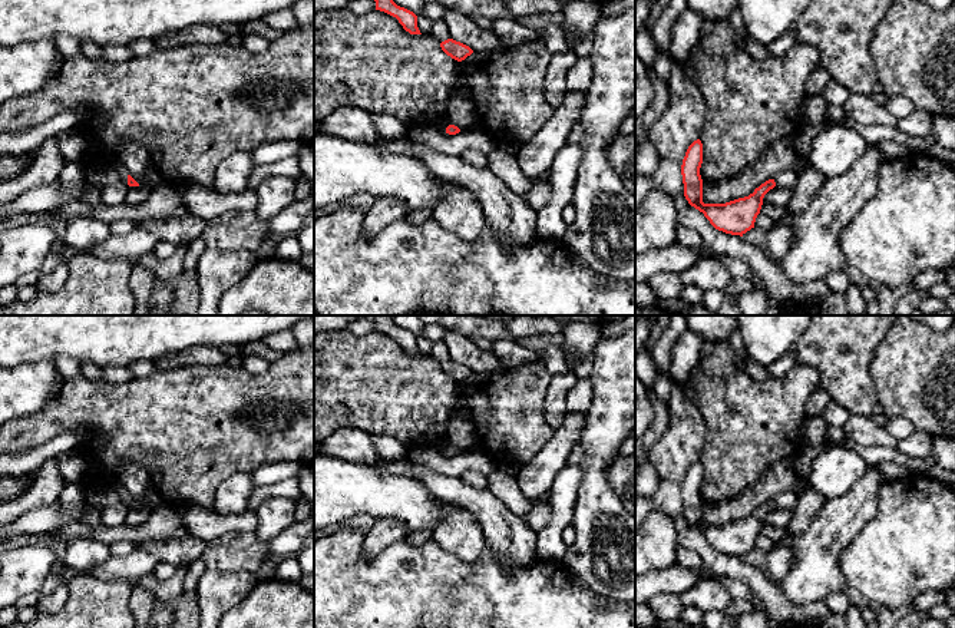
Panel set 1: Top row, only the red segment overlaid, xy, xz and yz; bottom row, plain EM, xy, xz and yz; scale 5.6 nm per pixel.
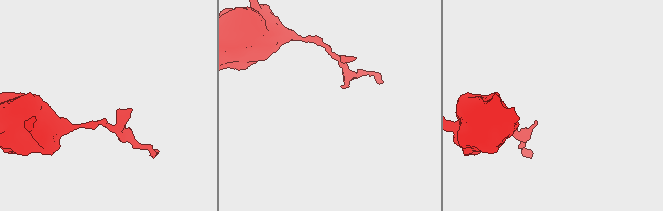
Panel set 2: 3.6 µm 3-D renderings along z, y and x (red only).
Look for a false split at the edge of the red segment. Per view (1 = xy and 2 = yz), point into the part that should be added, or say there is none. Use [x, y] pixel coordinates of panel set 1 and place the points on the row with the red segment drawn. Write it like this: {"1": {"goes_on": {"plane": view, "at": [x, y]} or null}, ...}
{"1": {"goes_on": null}, "2": {"goes_on": null}}

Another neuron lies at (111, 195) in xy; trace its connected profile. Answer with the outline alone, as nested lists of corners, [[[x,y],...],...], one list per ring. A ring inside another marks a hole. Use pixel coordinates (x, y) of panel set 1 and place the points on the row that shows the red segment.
[[[125,181],[98,188],[100,204],[106,206],[116,206],[116,205],[123,204],[129,188],[130,186]]]

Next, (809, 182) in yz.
[[[812,166],[806,168],[802,173],[797,175],[794,194],[786,206],[786,211],[789,211],[790,215],[796,215],[804,211],[810,205],[812,199],[819,194],[825,182],[826,176],[823,173]]]

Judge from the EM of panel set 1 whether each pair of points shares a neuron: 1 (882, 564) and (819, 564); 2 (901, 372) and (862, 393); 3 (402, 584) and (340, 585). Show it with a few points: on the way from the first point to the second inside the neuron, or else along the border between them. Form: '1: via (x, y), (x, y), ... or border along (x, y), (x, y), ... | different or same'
1: border along (856, 534), (839, 557), (839, 569), (845, 584) | different
2: border along (873, 351), (869, 374), (878, 400) | different
3: via (386, 585), (356, 585) | same

